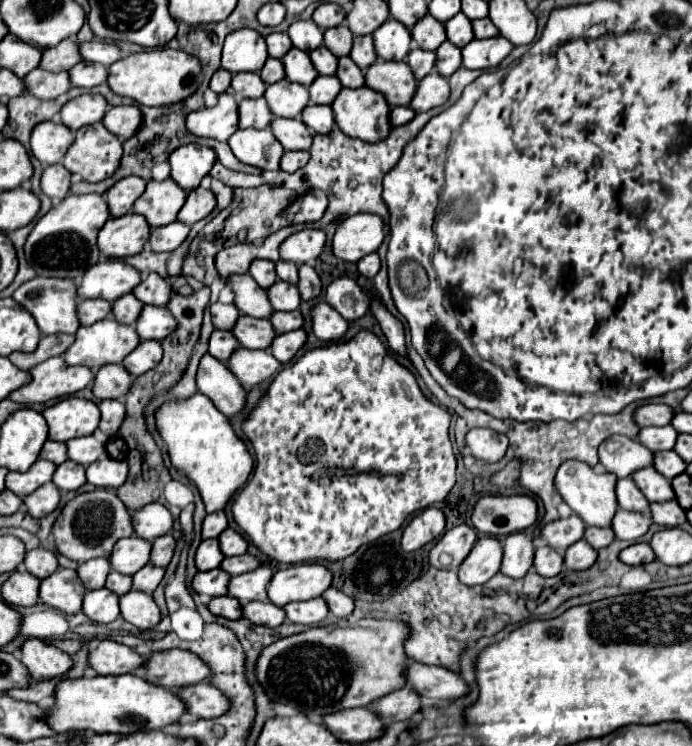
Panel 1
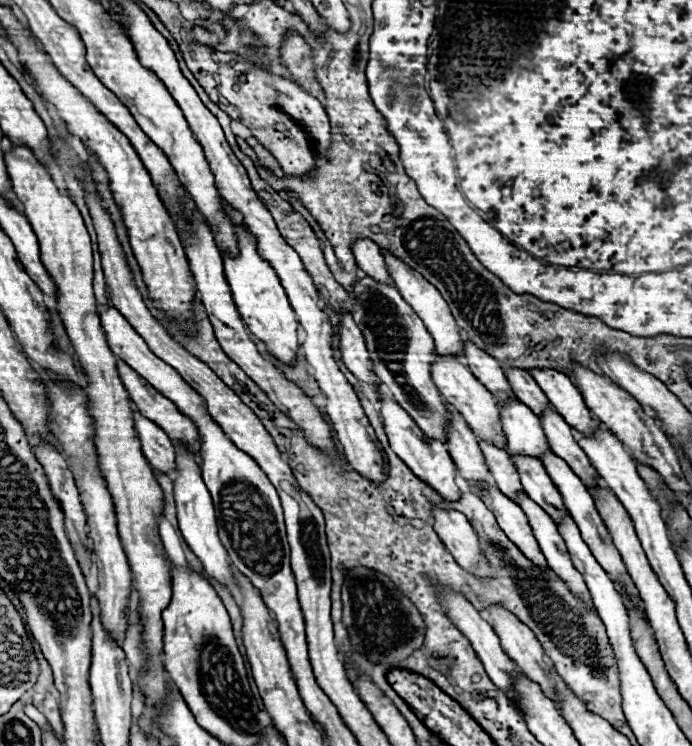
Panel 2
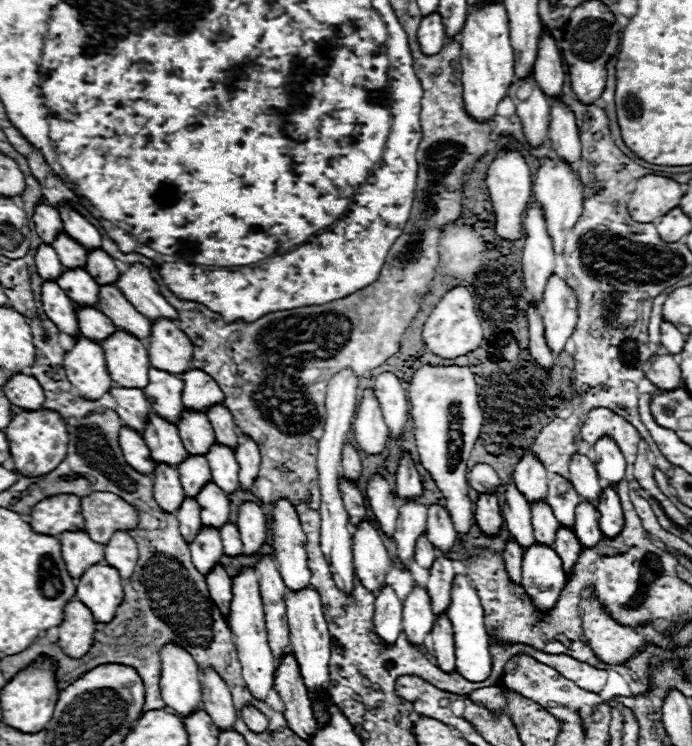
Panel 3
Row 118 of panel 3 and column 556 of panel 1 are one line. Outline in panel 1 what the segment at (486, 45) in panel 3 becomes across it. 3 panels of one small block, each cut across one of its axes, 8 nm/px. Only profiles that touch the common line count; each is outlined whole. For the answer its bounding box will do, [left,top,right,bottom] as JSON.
[556,460,618,526]

